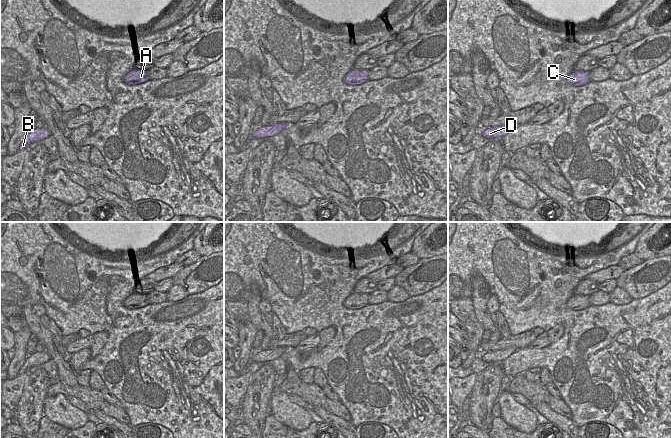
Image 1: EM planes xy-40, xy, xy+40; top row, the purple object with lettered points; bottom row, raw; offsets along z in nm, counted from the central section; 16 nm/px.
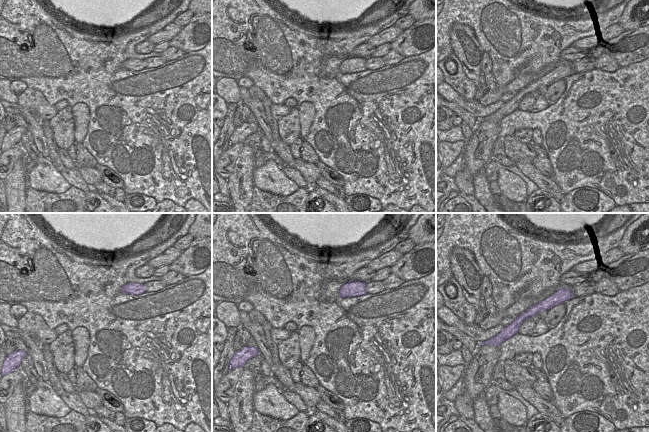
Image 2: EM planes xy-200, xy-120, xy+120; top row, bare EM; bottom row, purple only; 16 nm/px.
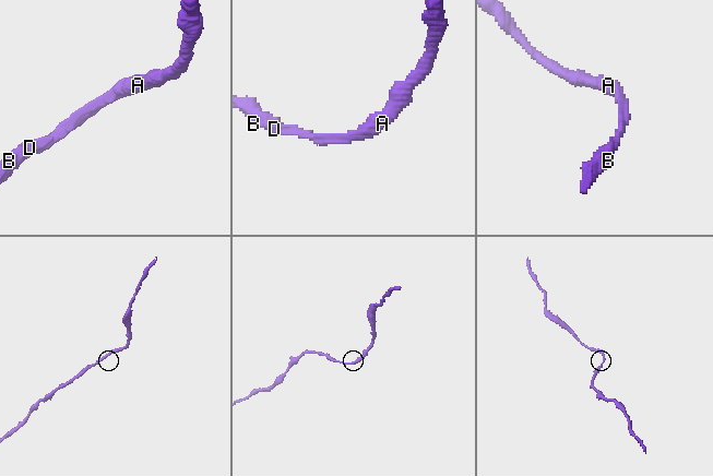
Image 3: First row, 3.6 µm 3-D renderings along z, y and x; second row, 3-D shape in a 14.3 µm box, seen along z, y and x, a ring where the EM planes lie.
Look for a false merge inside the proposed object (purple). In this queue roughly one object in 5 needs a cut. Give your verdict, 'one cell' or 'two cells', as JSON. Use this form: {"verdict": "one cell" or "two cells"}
{"verdict": "one cell"}

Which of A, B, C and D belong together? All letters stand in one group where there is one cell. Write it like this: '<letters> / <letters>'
A B C D

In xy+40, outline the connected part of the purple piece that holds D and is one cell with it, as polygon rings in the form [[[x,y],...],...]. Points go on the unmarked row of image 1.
[[[506,347],[502,350],[497,351],[487,351],[483,354],[481,360],[487,363],[500,363],[516,351],[516,347]]]

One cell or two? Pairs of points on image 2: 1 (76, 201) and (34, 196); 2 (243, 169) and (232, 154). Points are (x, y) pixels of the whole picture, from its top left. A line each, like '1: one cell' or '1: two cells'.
1: one cell
2: two cells

